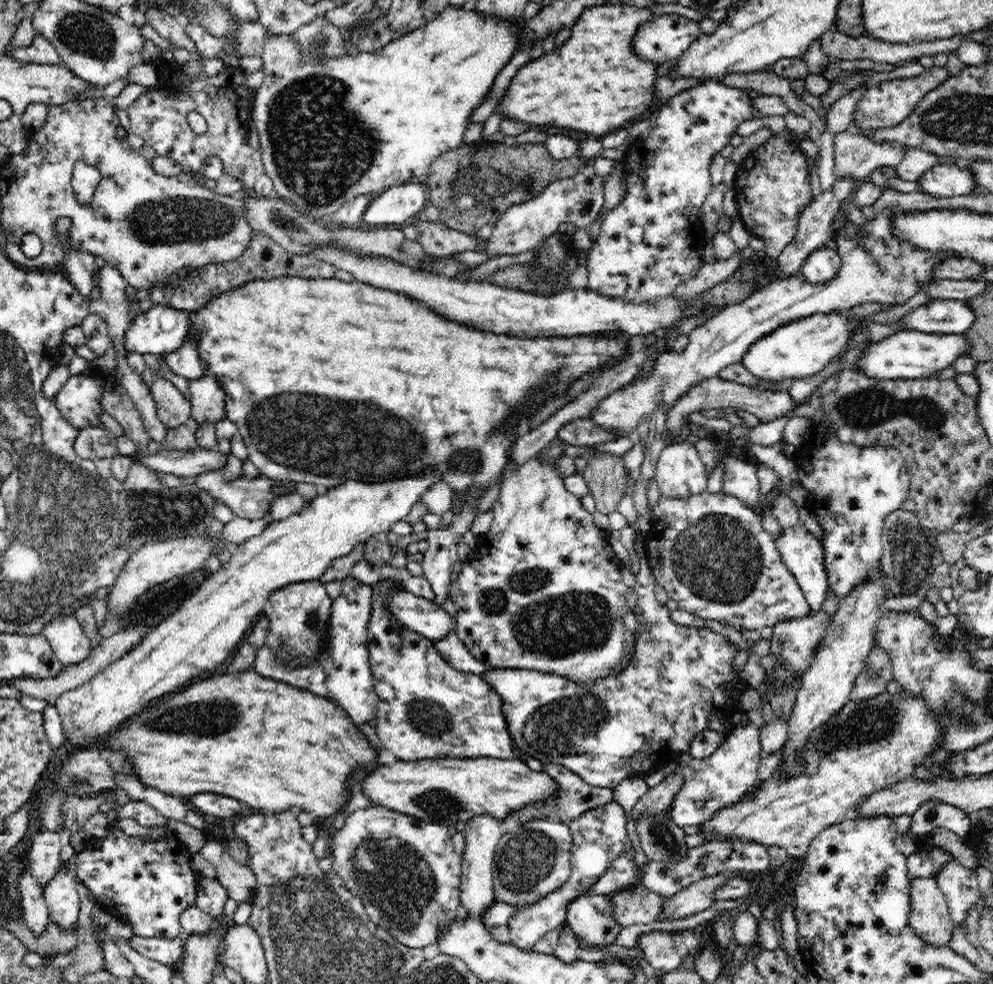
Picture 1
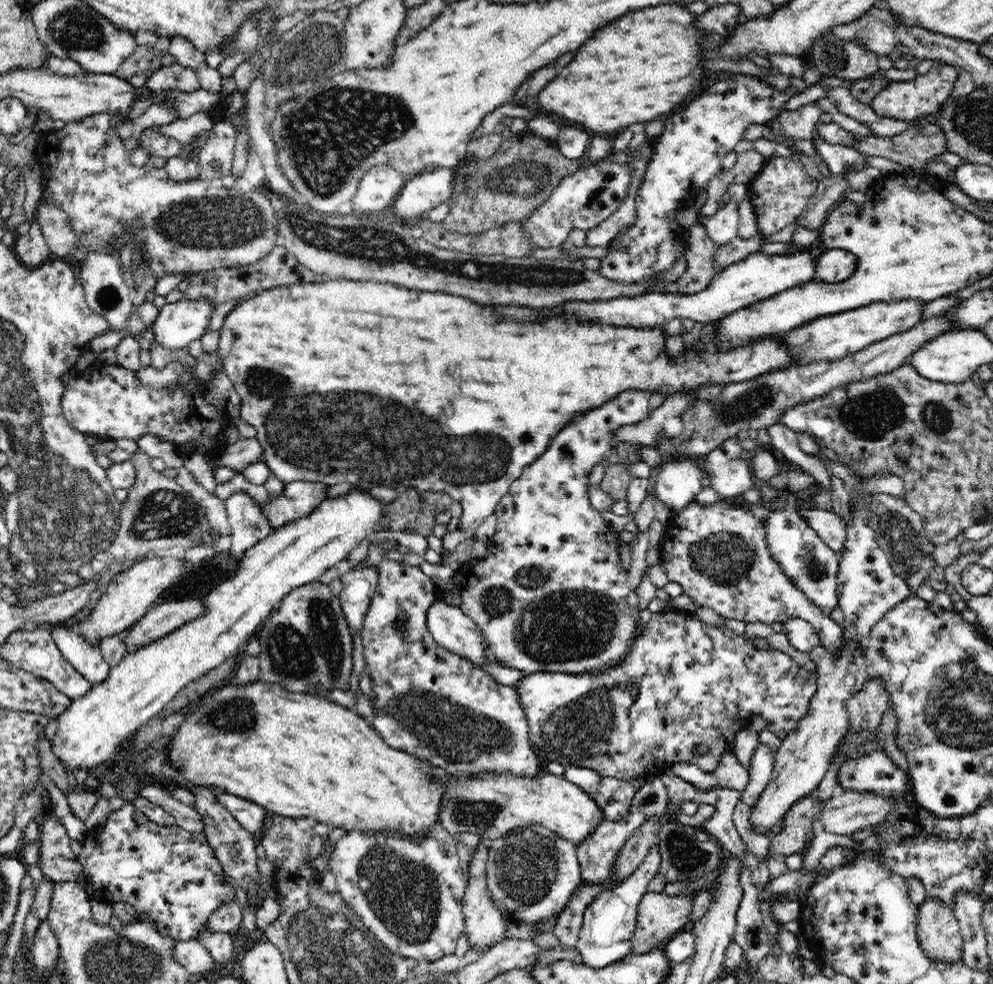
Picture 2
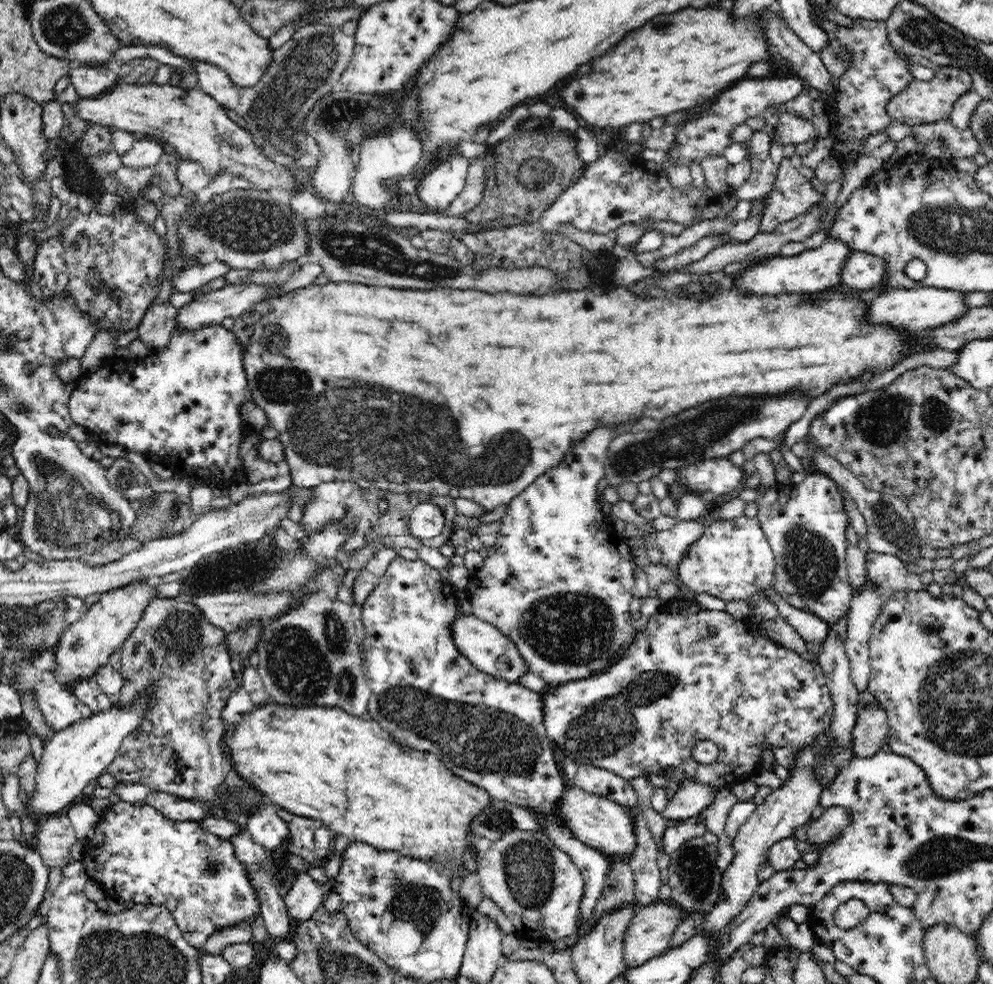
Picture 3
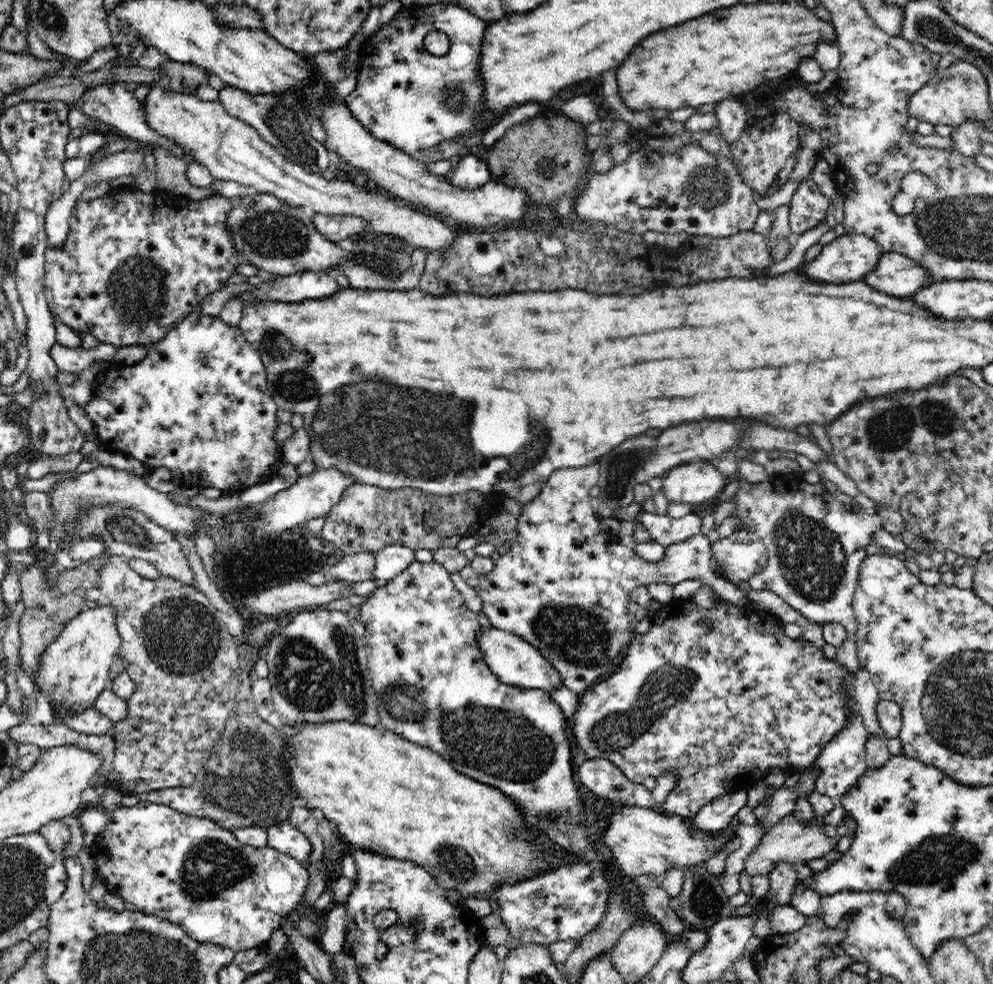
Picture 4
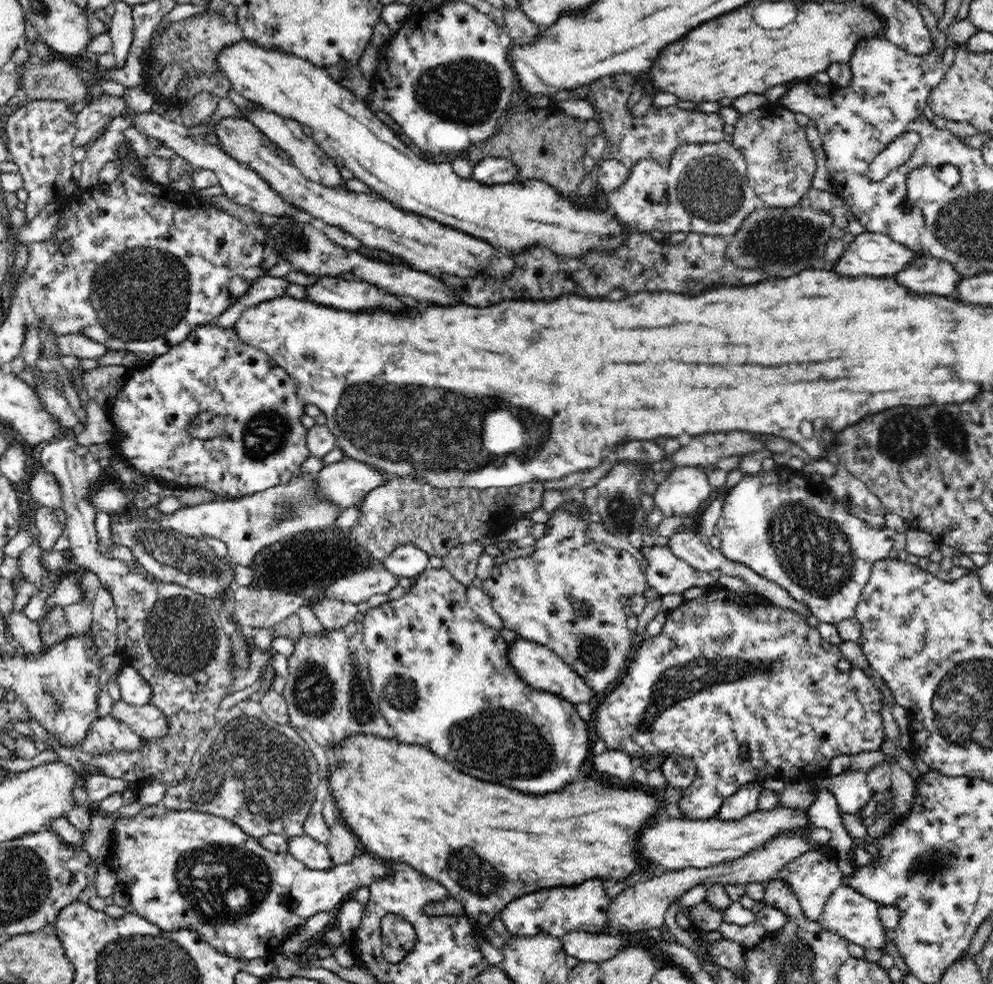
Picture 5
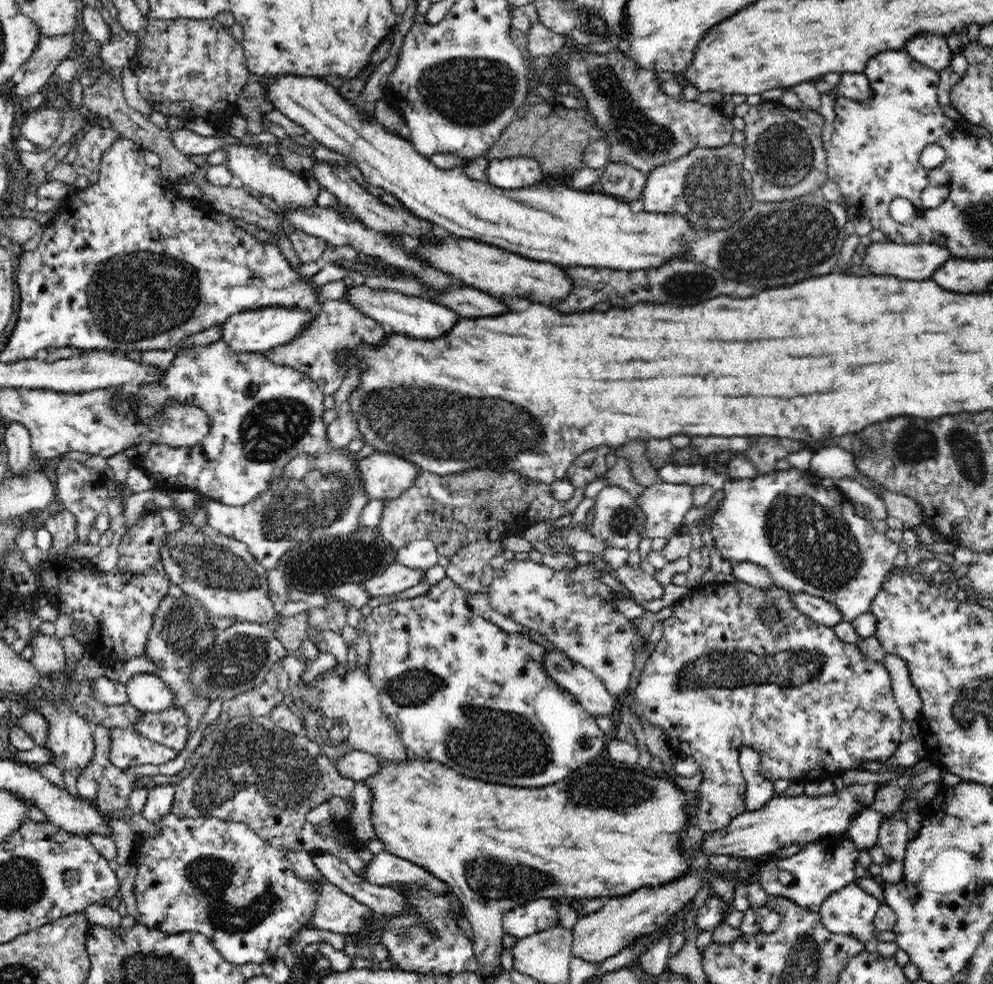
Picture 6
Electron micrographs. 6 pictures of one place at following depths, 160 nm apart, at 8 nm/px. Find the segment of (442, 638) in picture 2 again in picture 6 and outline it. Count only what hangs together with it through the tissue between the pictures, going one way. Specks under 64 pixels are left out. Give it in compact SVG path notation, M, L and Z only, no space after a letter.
M548 651L546 671L554 677L556 684L567 689L583 709L595 716L610 717L618 710L618 698L614 698L606 685L591 671L572 660L561 651Z

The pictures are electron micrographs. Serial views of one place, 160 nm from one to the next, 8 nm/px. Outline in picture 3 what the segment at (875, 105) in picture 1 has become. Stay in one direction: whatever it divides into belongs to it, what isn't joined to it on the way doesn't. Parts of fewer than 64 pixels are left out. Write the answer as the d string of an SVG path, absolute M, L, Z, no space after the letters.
M940 65L932 79L928 81L915 80L896 95L887 104L888 114L891 114L895 122L904 125L934 124L950 121L952 107L962 94L973 89L973 80L967 70L956 68L954 66Z

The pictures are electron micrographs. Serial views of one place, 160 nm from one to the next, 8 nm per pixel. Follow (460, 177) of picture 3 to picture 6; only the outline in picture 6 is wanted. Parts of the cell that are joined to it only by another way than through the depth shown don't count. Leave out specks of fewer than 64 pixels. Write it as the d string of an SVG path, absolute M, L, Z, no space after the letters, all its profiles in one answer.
M526 156L489 160L485 173L489 183L501 190L535 186L546 178L540 163Z

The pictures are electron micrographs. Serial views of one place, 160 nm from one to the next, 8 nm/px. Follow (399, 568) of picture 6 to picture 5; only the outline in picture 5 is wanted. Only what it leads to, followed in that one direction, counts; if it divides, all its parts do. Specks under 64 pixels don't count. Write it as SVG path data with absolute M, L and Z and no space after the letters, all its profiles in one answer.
M378 565L331 582L324 590L325 598L358 605L374 595L388 594L399 578Z

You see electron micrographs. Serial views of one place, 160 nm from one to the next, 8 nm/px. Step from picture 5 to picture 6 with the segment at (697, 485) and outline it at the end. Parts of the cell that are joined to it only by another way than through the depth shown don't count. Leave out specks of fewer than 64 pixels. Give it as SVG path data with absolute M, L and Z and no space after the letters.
M661 482L659 484L647 487L645 492L635 499L637 506L644 511L645 524L639 533L641 540L643 538L661 537L670 539L678 534L677 528L685 520L686 512L693 508L694 488L685 483L668 483Z

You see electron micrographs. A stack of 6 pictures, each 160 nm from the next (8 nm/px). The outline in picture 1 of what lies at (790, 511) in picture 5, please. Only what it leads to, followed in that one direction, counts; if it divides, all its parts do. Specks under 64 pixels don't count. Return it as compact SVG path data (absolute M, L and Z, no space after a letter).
M797 525L793 528L784 528L777 540L774 540L776 550L780 552L781 559L788 570L795 576L804 597L811 606L812 612L821 612L822 604L828 596L829 579L826 573L825 556L822 542L816 539L806 528Z

